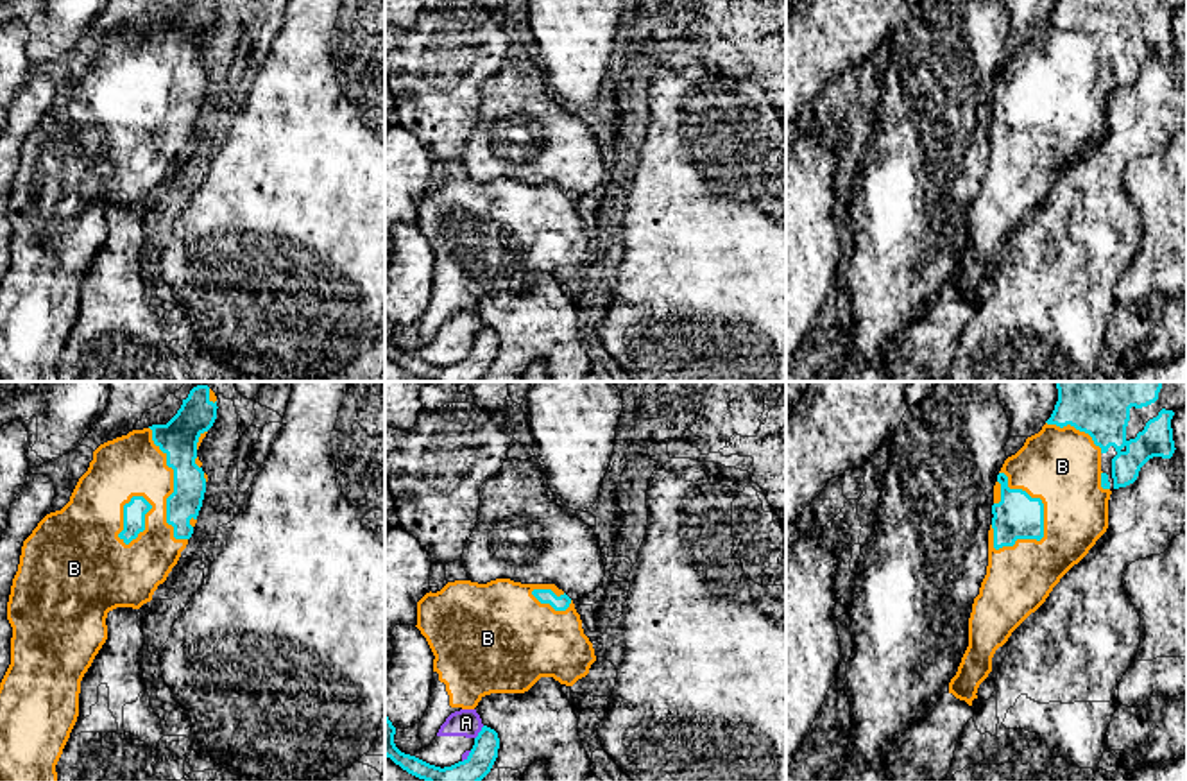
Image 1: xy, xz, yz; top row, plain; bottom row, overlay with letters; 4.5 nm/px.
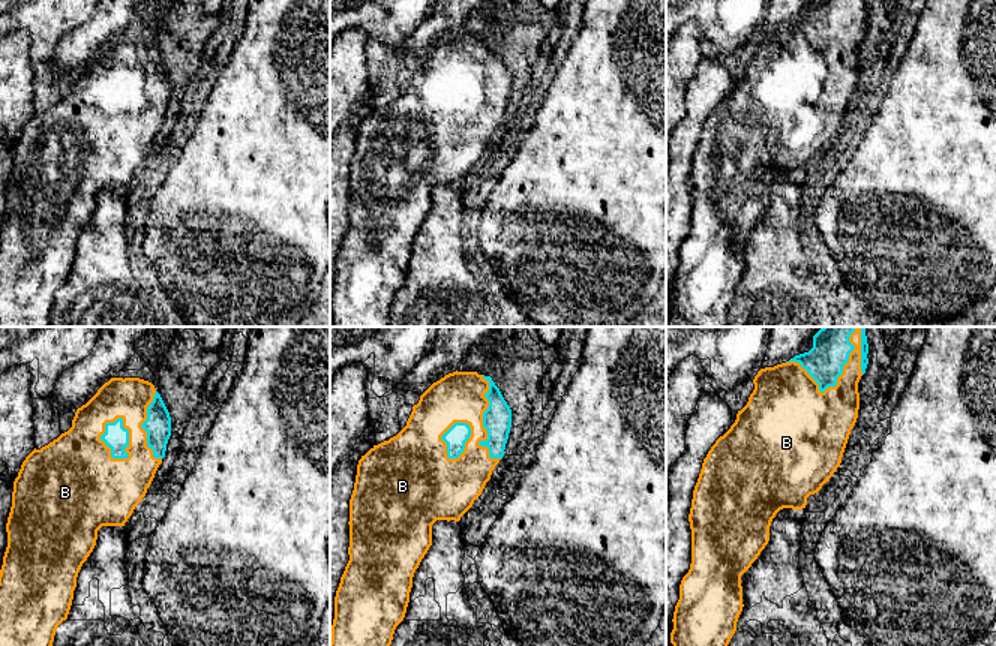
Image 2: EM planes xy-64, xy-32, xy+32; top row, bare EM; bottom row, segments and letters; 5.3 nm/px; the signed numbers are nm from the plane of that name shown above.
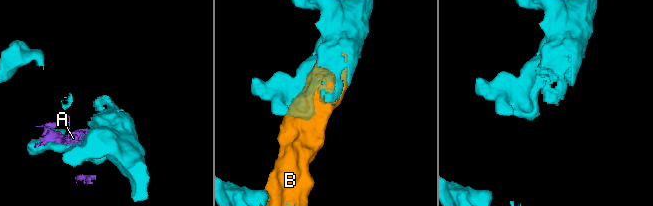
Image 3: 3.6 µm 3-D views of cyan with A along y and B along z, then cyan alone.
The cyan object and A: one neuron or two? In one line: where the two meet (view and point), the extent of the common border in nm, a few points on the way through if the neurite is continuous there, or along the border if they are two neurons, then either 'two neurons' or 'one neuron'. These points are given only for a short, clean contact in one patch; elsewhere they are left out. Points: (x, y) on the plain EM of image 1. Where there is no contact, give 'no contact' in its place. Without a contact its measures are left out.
xz (478, 332) | 80 nm | two neurons

